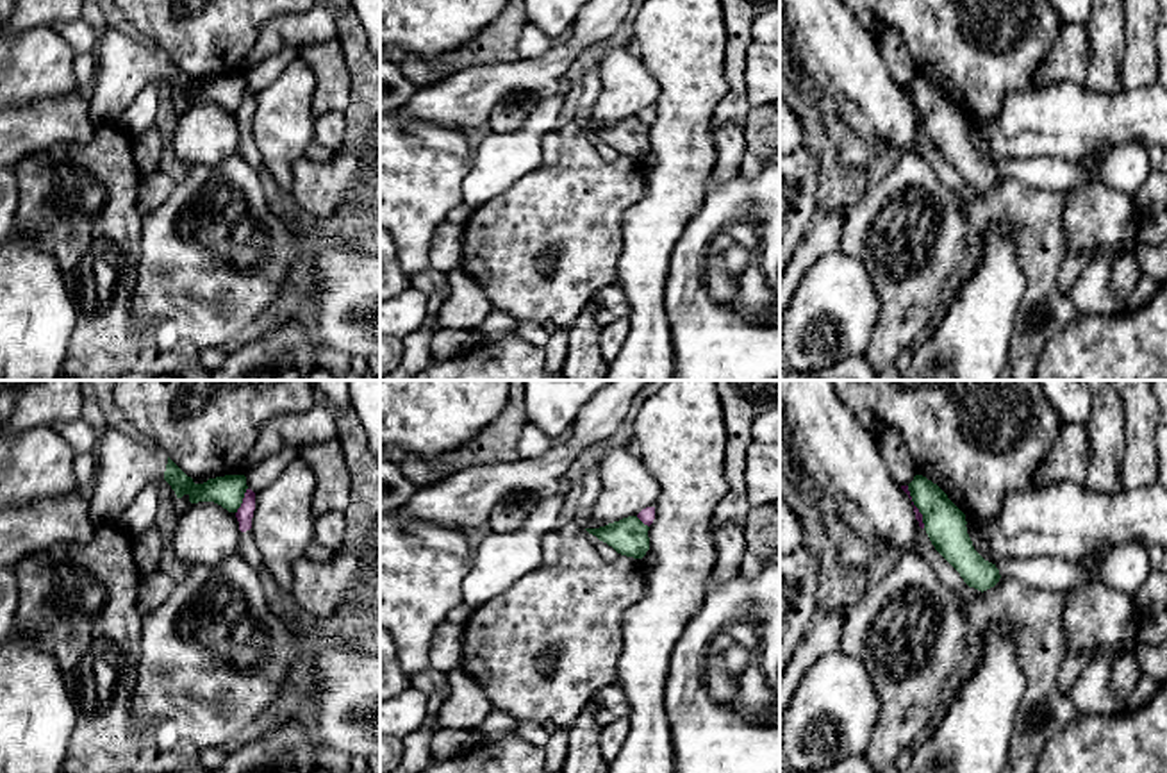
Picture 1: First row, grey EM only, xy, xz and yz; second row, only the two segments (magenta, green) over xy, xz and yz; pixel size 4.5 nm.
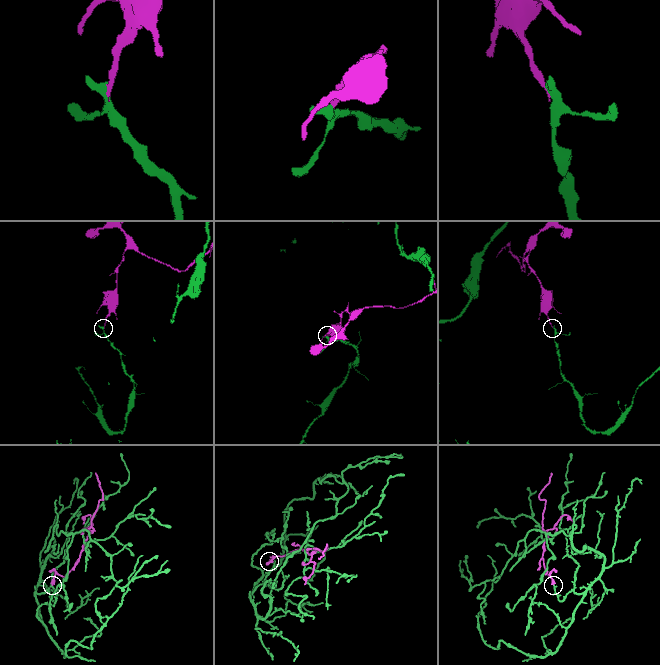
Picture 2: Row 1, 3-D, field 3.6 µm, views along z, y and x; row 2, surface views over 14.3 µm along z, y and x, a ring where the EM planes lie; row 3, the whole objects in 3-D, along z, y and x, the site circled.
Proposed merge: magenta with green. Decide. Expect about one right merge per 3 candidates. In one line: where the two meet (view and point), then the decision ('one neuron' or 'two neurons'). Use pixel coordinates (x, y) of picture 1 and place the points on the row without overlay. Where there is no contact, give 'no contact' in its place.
xy (243, 100) | two neurons

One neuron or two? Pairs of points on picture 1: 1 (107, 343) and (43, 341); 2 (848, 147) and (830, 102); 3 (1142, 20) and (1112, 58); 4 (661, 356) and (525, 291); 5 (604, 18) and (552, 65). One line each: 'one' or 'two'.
1: two
2: one
3: two
4: two
5: one

